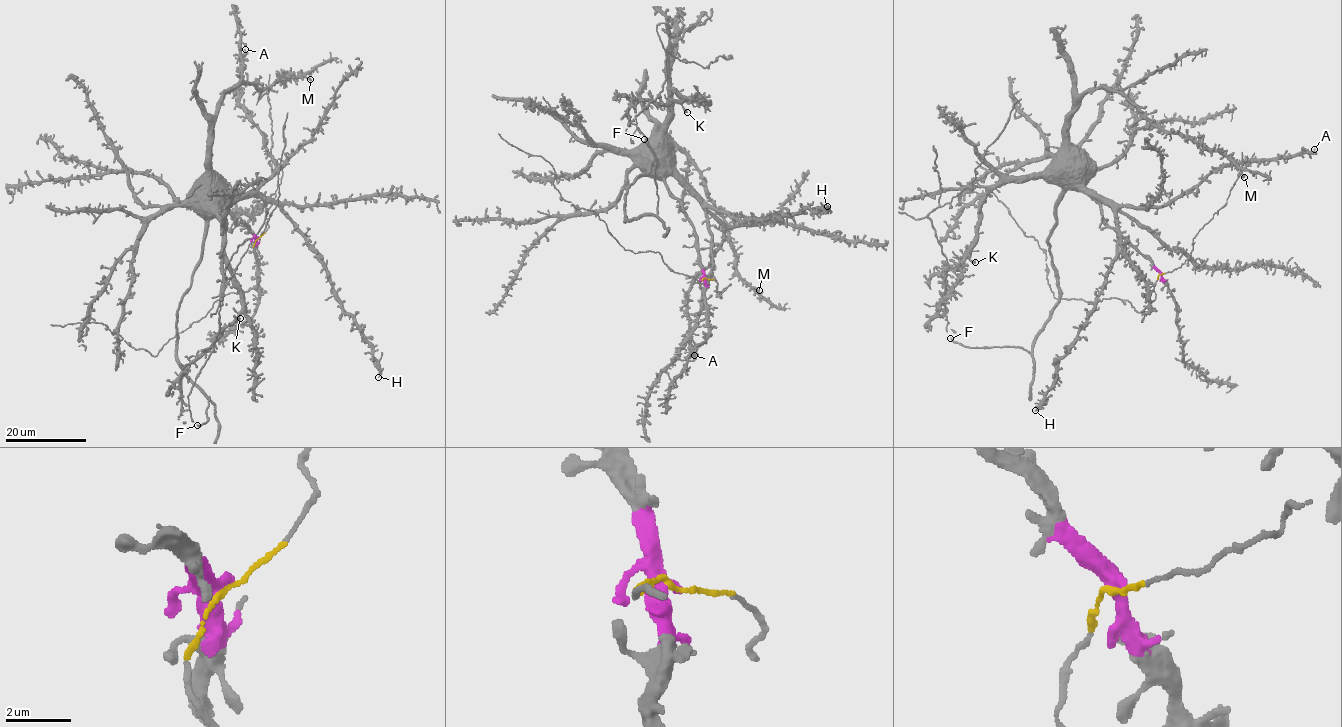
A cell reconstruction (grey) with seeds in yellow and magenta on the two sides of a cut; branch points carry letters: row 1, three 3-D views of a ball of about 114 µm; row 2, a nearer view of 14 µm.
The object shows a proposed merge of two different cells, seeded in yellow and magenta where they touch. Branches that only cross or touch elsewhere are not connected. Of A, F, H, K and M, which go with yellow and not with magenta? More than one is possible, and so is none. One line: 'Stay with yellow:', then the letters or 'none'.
Stay with yellow: none

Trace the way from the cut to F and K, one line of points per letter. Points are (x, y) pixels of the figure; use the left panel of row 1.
F: (257, 238), (229, 212), (207, 218), (177, 312), (179, 365), (210, 398), (196, 425)
K: (257, 238), (229, 212), (217, 208), (223, 254), (230, 264), (242, 306), (236, 319), (240, 318)

